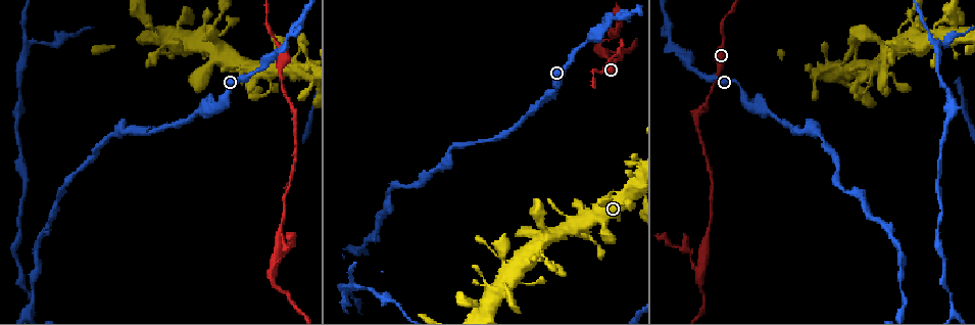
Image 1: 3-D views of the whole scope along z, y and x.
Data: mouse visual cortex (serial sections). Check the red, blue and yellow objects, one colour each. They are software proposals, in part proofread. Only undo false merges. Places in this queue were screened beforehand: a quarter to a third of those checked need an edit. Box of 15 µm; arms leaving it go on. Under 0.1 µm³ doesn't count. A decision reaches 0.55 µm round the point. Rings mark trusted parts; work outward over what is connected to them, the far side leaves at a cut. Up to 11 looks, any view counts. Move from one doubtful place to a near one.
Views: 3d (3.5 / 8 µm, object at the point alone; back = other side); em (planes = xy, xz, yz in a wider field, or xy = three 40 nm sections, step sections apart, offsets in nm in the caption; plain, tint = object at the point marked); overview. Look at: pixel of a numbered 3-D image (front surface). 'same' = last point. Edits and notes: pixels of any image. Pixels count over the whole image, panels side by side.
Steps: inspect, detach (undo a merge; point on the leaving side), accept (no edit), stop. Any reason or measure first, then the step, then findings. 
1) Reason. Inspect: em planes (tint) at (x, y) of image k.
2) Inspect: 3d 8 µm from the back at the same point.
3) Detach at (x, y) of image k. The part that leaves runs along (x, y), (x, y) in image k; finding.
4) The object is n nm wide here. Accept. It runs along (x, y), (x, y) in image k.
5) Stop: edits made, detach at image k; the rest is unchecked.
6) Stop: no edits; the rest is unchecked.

Looks like a crossing. Inspect: 3d 3.5 µm at (544, 234) of image 1.

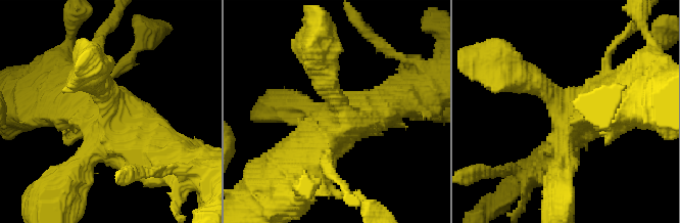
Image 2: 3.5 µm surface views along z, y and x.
4 arms meet here; the arms are 150, 300, 500, 700 nm wide. Inspect: em xy step 5 (plain) at (113, 105) of image 2.

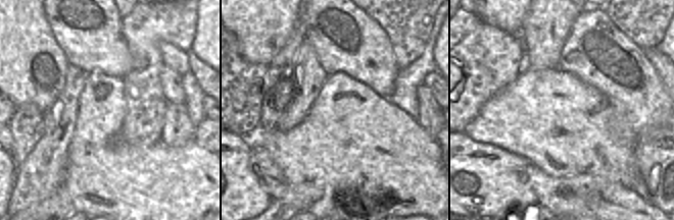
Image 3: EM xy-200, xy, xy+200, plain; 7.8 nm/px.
Where the object lies. Inspect: em xy step 5 (tint) at the same point.

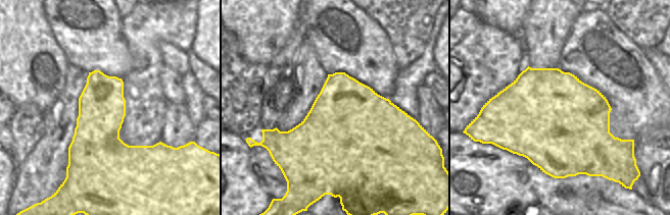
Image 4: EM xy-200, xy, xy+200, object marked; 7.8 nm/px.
Accept. It runs along (393, 105), (343, 124), (290, 169) in image 2; one cell here.

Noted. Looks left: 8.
Thin neck. Inspect: 3d 8 µm at (542, 101) of image 1.

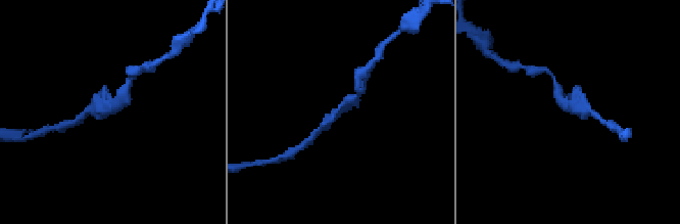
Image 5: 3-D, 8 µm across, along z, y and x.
Shape alone is not enough. Inspect: em planes (tint) at (571, 108) of image 5.

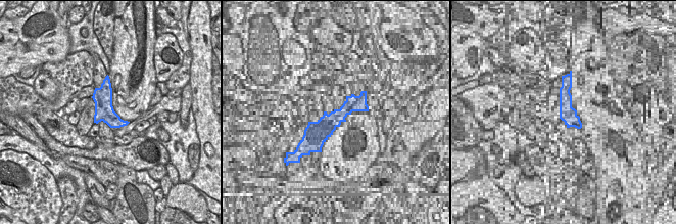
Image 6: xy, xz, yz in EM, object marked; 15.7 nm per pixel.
Accept. It runs along (354, 98), (347, 102), (318, 131) in image 5; one cell here.

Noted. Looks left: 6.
Sharp bend. Inspect: 3d 3.5 µm at (505, 266) of image 1.

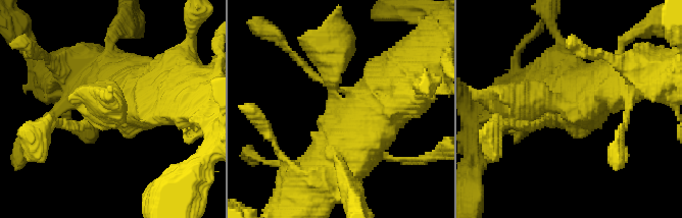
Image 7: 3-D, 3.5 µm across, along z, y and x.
Shape alone is not enough. Inspect: em xy step 5 (tint) at (341, 109) of image 7.

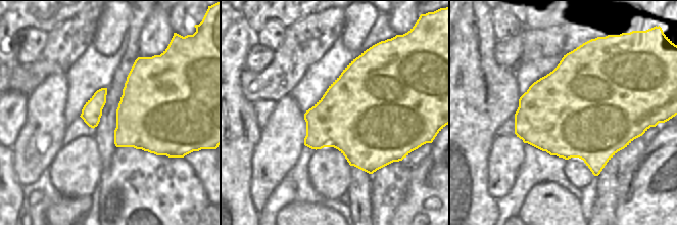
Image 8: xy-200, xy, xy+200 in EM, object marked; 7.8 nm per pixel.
The object is 750 nm wide here. Accept. It runs along (397, 83), (356, 122), (320, 184) in image 7; continuous, no second cell.

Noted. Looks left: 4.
Three-way junction. Inspect: 3d 3.5 µm at (702, 264) of image 1.

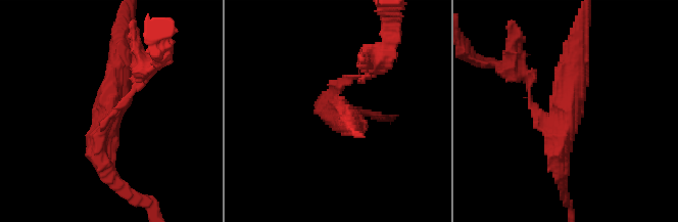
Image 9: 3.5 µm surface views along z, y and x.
3 arms meet here; the arms are 100, 300, 400 nm wide; shape alone is not enough. Inspect: em planes (tint) at (566, 115) of image 9.

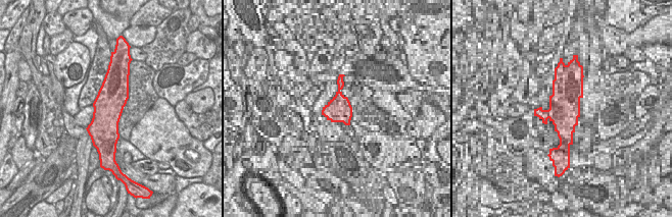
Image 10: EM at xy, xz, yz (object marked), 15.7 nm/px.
Detach at (533, 79) of image 9. The part that leaves runs along (535, 107), (514, 63), (480, 63) in image 9; a second cell is stuck on.

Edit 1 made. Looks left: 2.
Stop: edits made, detach at image 9; the rest is unchecked.

